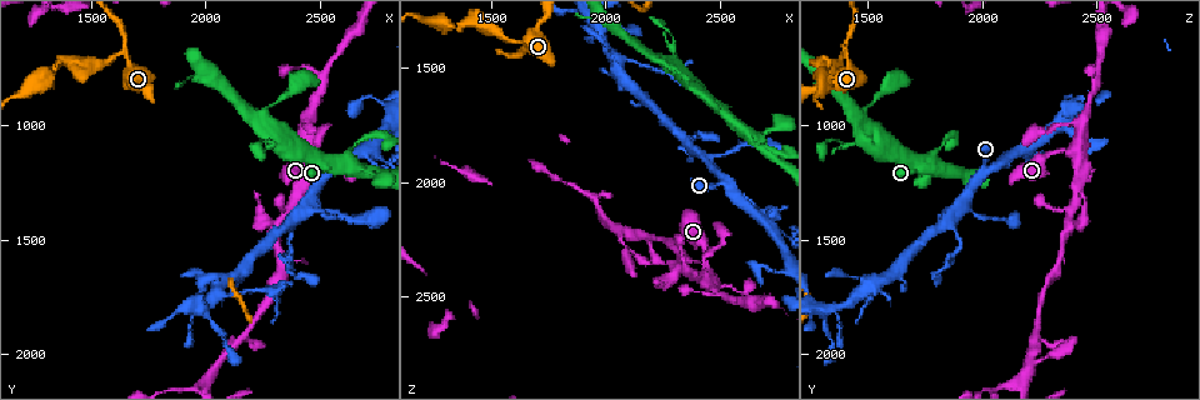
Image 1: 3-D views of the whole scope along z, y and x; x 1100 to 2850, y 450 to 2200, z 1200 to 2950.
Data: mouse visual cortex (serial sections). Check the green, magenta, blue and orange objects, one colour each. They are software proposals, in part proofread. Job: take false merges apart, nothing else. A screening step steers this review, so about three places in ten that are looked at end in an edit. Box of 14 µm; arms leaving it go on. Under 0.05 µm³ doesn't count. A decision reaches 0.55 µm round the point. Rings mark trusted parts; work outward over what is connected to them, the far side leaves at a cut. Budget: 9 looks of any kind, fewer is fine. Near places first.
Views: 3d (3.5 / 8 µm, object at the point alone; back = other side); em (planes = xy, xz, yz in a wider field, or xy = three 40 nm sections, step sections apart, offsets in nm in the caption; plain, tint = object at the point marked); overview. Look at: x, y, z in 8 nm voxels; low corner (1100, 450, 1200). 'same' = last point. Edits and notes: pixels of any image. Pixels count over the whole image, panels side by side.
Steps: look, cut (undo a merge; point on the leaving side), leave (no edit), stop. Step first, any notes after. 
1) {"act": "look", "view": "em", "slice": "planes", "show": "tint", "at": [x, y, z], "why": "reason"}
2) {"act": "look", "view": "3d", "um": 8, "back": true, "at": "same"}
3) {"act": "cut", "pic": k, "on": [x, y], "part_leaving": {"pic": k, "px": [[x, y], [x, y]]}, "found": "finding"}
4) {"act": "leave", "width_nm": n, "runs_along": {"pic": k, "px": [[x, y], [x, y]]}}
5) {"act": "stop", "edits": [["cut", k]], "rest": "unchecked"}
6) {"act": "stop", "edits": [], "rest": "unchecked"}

{"act": "look", "view": "3d", "um": 3.5, "at": [2290, 1070, 1360], "why": "thick turns thin"}

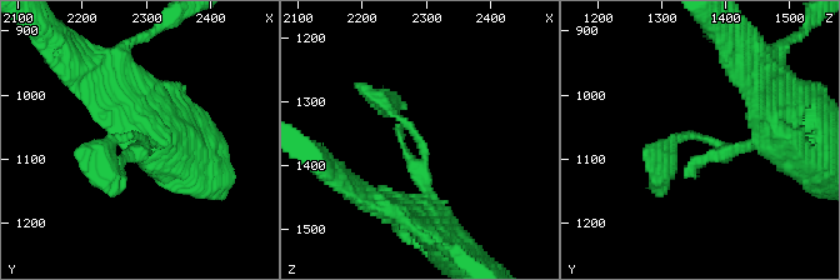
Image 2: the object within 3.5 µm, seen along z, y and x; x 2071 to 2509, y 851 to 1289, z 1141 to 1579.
{"act": "look", "view": "em", "slice": "xy", "step": 1, "show": "tint", "at": [2285, 1065, 1360], "why": "shape alone is not enough"}

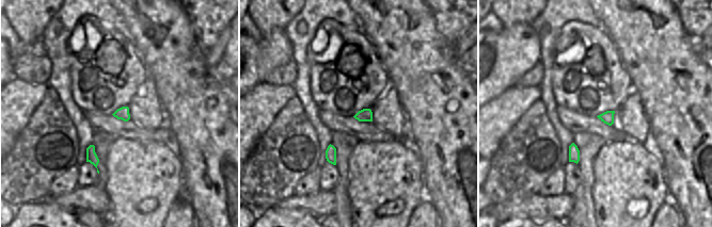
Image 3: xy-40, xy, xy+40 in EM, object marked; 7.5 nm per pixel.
{"act": "leave", "runs_along": {"pic": 2, "px": [[428, 215], [424, 144], [389, 103]]}, "found": "one cell here"}

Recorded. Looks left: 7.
{"act": "look", "view": "3d", "um": 8, "at": [1630, 690, 1390], "why": "three-way junction"}

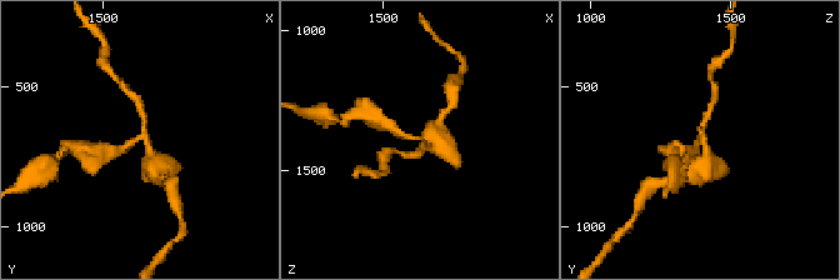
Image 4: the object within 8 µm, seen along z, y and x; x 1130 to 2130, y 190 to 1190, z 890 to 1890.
{"act": "look", "view": "3d", "um": 3.5, "at": [1620, 690, 1390], "why": "closer look"}

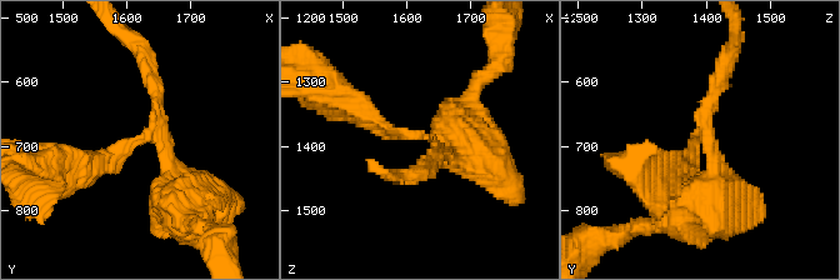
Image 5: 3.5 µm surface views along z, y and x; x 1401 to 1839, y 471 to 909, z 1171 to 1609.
{"act": "look", "view": "em", "slice": "xy", "step": 5, "show": "tint", "at": [1625, 685, 1380], "arms": 3, "arm_widths_nm": [200, 250, 350]}

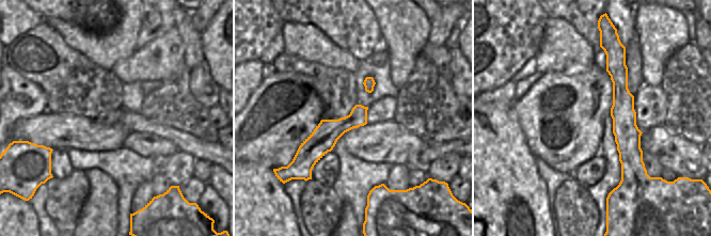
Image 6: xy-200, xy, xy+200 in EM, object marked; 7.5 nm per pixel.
{"act": "cut", "pic": 5, "on": [110, 159], "found": "two cells meet here"}

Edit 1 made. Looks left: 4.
{"act": "look", "view": "overview"}

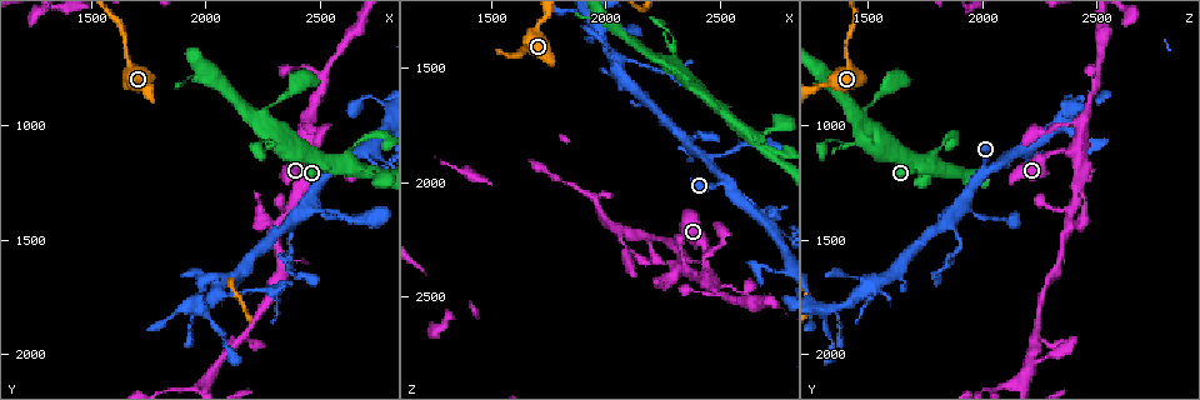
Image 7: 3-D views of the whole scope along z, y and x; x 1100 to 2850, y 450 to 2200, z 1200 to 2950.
{"act": "look", "view": "3d", "um": 3.5, "at": [2510, 810, 2490], "why": "three arms meet"}

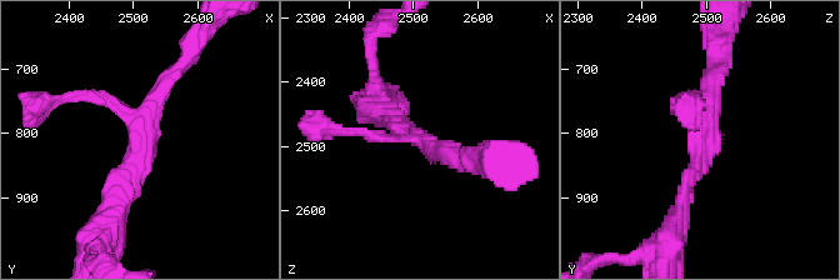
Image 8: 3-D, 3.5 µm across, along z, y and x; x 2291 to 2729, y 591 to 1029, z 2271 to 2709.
{"act": "look", "view": "em", "slice": "xy", "step": 5, "show": "tint", "at": [2515, 815, 2490], "arms": 3, "arm_widths_nm": [150, 200, 200]}

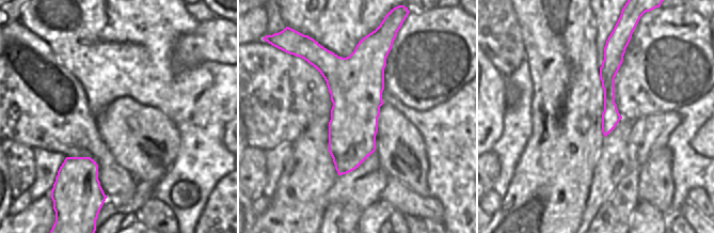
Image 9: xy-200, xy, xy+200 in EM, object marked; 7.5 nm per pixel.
{"act": "leave", "width_nm": 420, "runs_along": {"pic": 9, "px": [[606, 50], [608, 125], [605, 131]]}, "found": "continuous, no second cell"}

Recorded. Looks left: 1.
{"act": "stop", "edits": [["cut", 5]], "rest": "unchecked"}

